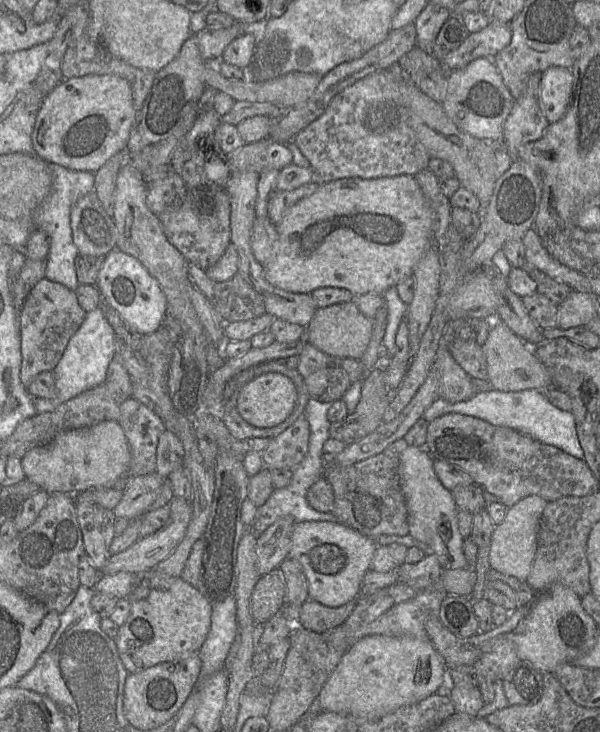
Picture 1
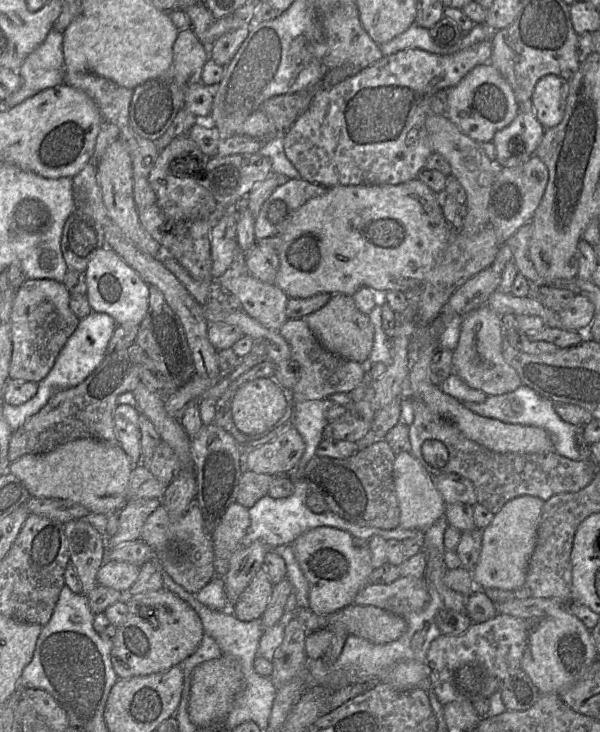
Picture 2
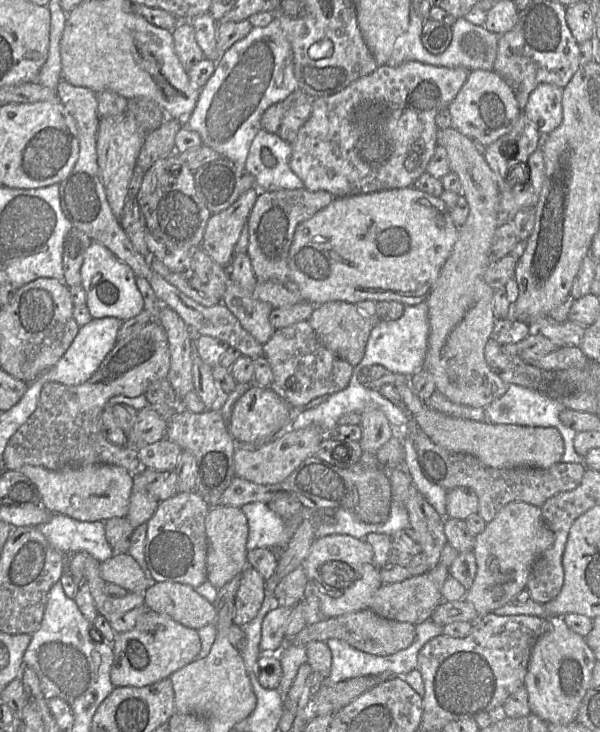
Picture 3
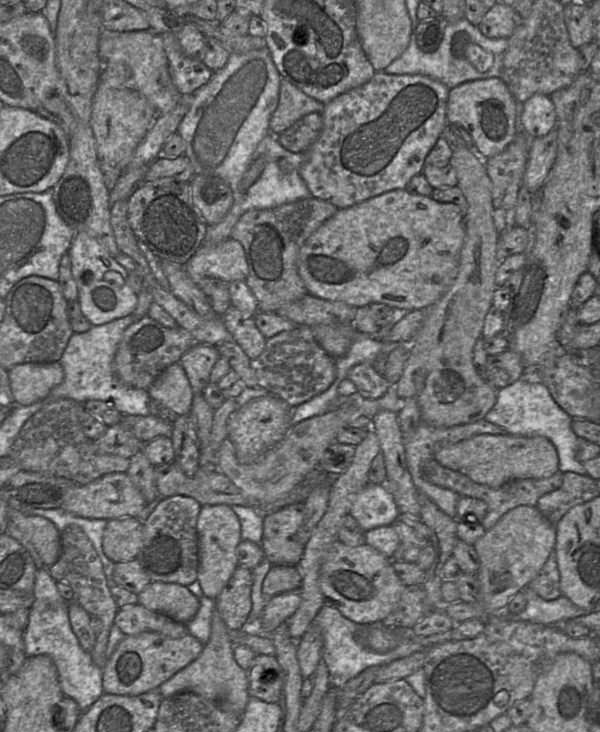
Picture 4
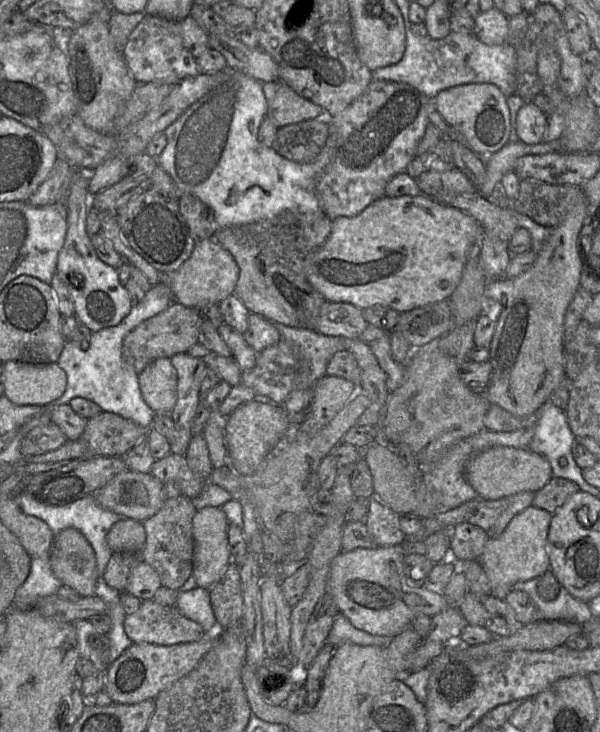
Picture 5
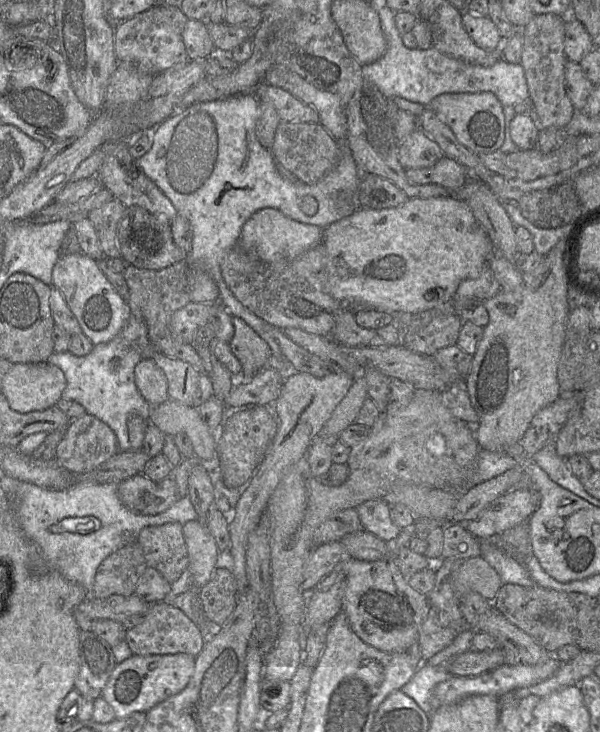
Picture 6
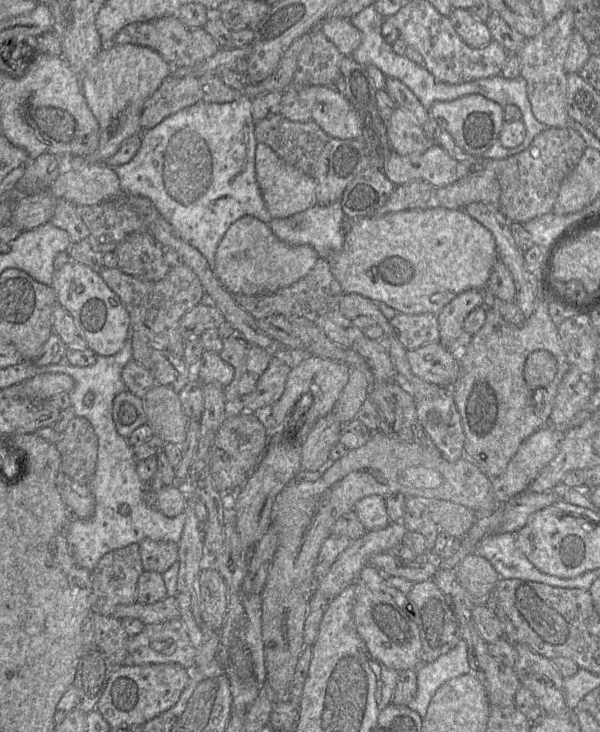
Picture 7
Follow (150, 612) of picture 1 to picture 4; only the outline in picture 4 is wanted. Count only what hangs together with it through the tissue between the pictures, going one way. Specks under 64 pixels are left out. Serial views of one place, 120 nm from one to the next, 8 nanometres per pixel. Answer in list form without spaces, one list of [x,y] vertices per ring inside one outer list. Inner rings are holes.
[[[158,632],[127,636],[103,667],[103,691],[106,694],[138,696],[159,689],[160,685],[194,662],[204,647],[205,645],[190,633],[181,638],[171,638]]]

